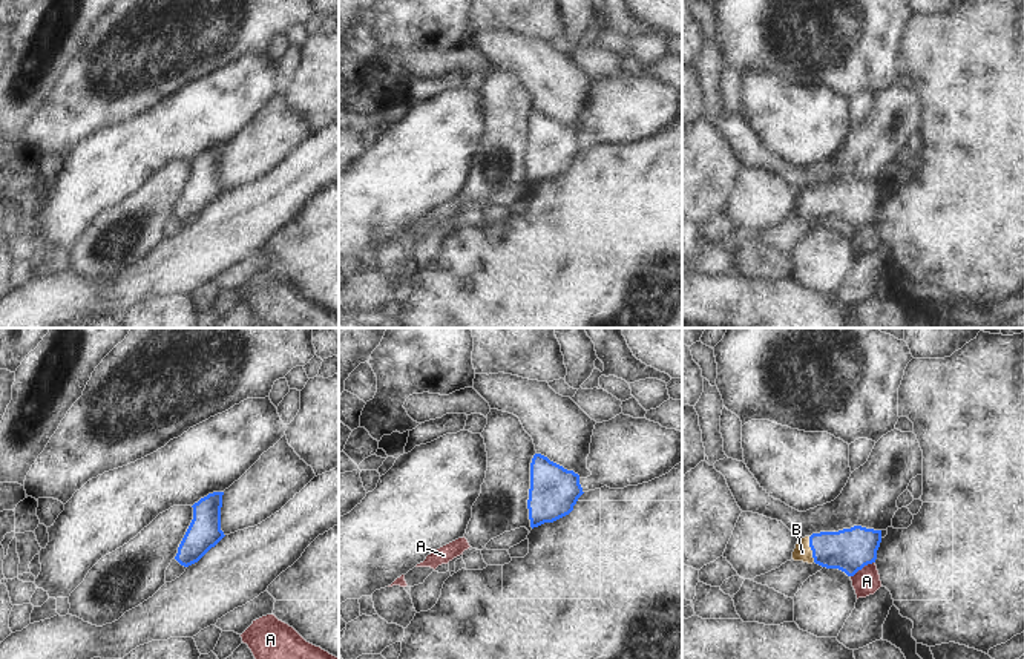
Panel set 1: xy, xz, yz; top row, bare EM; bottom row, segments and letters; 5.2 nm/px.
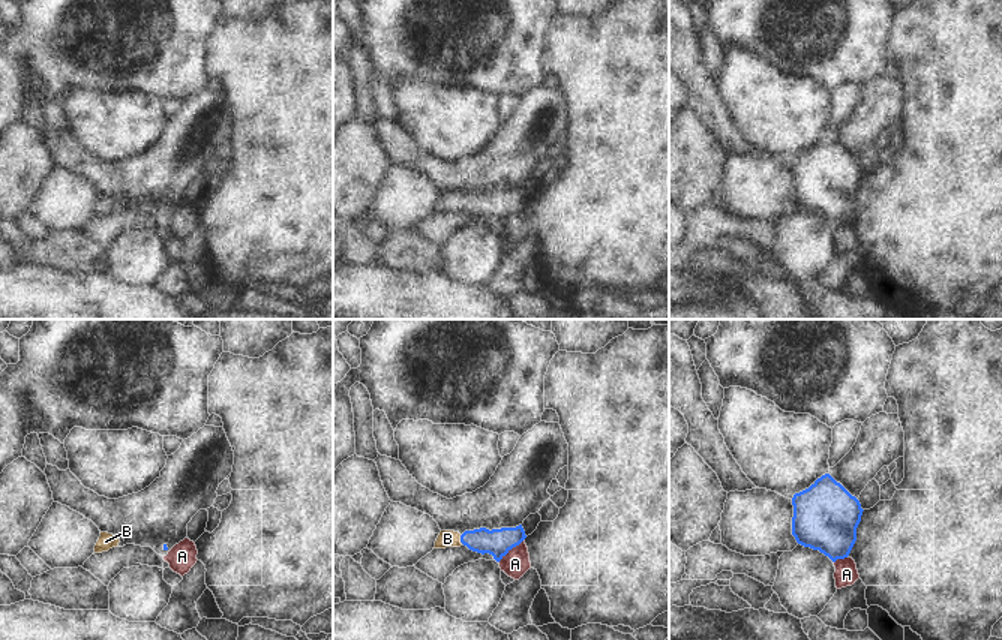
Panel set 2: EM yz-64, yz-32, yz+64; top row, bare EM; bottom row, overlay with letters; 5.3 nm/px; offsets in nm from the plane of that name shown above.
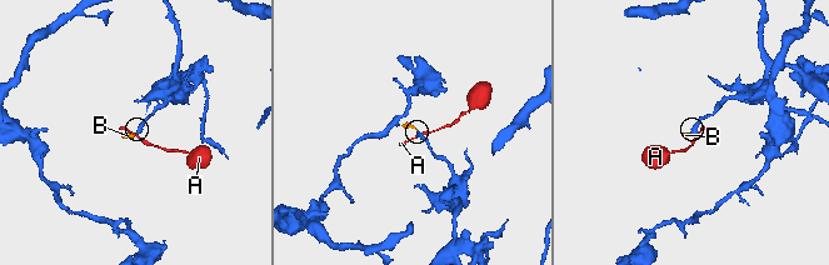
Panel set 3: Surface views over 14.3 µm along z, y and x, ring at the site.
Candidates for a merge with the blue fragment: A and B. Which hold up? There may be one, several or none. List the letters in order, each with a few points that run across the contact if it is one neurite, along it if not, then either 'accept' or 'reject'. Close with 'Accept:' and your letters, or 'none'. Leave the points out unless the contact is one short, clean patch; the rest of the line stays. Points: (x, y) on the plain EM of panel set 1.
A: line yz (874, 218), (851, 233); reject
B: line yz (850, 207), (811, 206), (802, 209); accept
Accept: B

